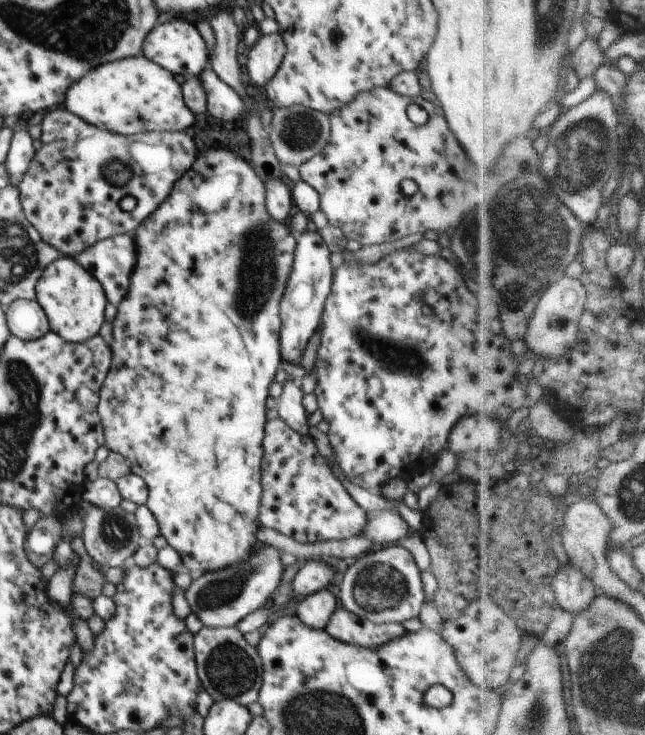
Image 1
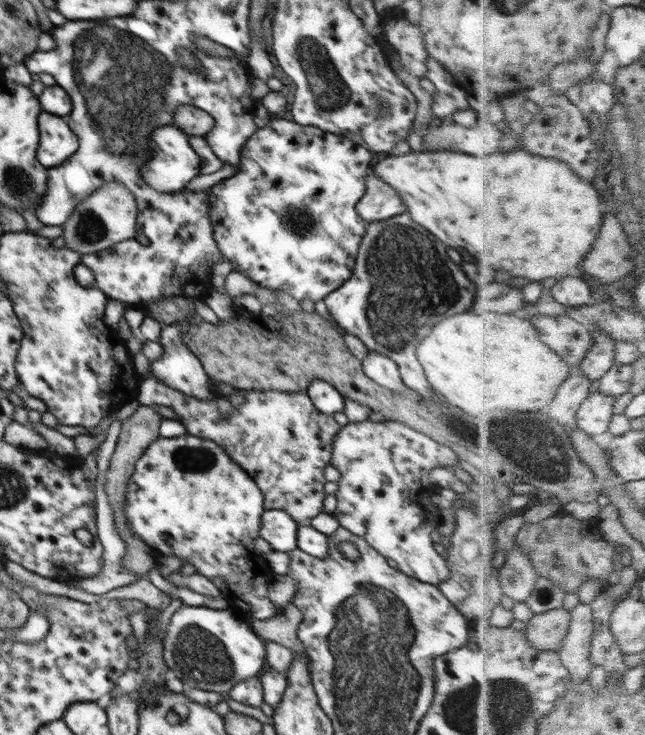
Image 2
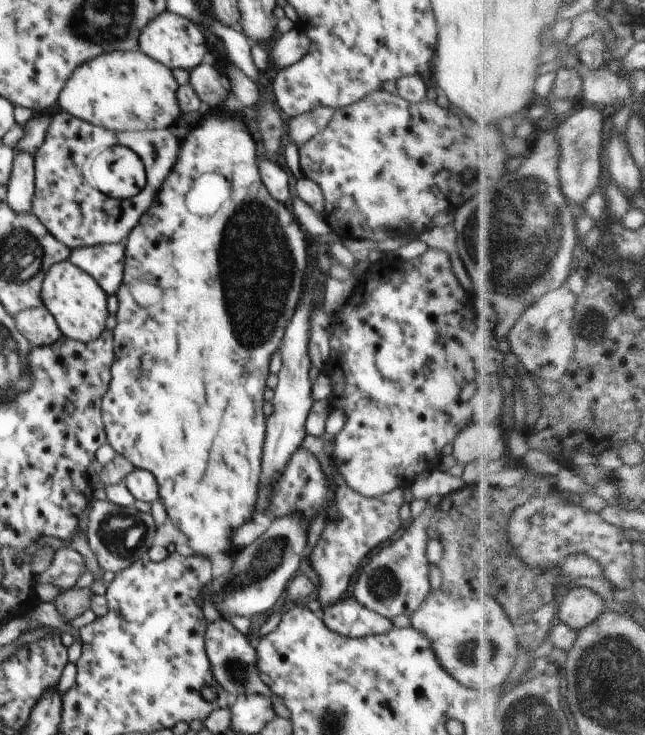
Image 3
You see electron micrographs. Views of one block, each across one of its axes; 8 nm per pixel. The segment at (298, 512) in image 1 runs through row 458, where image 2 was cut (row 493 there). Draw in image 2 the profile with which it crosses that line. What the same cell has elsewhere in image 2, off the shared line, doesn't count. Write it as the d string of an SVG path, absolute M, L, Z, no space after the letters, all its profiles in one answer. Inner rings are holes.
M148 377L139 386L138 401L141 405L162 405L171 408L179 421L191 435L210 439L221 446L230 458L234 459L258 485L264 495L265 510L284 510L297 523L307 523L311 518L323 512L324 468L331 464L334 437L340 432L341 425L332 415L320 413L307 393L285 393L277 390L242 390L235 389L230 396L216 394L210 400L198 400L186 396L183 392L160 382L158 378Z

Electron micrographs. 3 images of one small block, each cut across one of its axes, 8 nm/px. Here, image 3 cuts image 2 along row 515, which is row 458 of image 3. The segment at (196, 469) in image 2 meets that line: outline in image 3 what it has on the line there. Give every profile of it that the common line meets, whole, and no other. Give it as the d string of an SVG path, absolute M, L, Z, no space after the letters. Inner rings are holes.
M234 105L234 114L212 114L208 116L198 128L194 128L190 132L190 136L184 140L182 148L180 148L180 156L178 156L178 162L174 164L170 176L166 178L166 182L162 184L162 190L158 194L158 200L155 200L154 204L150 206L148 210L140 218L140 222L132 229L132 232L127 236L125 243L125 263L123 270L123 279L122 284L118 292L115 294L118 298L119 307L116 316L116 326L113 328L114 338L113 338L113 348L114 348L114 362L111 366L111 381L108 385L108 392L104 394L102 398L101 406L101 416L104 424L104 430L106 432L107 443L114 448L118 454L124 456L128 462L131 462L135 468L140 468L148 470L154 474L156 482L158 482L159 490L159 499L162 500L164 508L166 508L166 514L170 516L172 524L178 526L188 542L190 542L190 548L196 552L196 555L206 556L208 558L214 556L215 554L227 553L230 548L232 548L232 532L242 526L246 520L253 521L254 517L254 506L256 506L256 500L258 497L258 486L260 486L260 474L262 470L262 456L263 456L263 446L266 436L266 426L267 418L264 417L264 412L262 411L262 405L264 404L264 390L267 388L267 378L269 375L269 366L270 358L272 354L279 349L282 338L284 338L284 332L286 332L286 326L290 324L292 316L294 316L294 310L300 302L300 297L302 294L302 284L304 280L304 272L309 261L308 248L306 248L306 236L302 233L302 228L300 228L300 223L296 220L295 216L288 211L288 208L282 202L278 202L276 198L270 196L270 192L264 183L262 182L259 166L256 162L256 154L254 154L254 142L250 138L250 134L244 130L242 122L238 120L237 106Z

